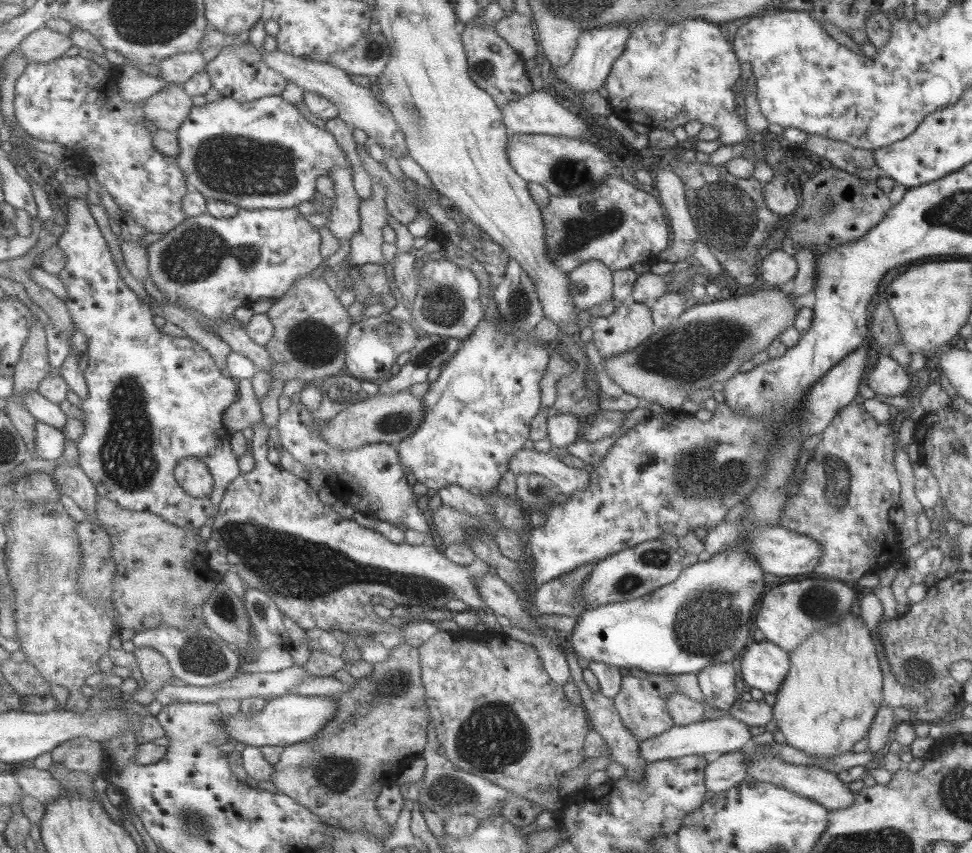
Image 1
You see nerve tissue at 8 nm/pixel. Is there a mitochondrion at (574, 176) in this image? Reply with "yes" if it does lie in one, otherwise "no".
yes

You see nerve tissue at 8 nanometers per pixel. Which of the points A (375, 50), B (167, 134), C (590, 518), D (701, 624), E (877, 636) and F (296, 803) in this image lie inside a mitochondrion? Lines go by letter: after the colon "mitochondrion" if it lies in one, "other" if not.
A: mitochondrion
B: other
C: other
D: mitochondrion
E: other
F: other

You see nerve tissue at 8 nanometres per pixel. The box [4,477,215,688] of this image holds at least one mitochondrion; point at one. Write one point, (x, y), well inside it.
(35, 566)

